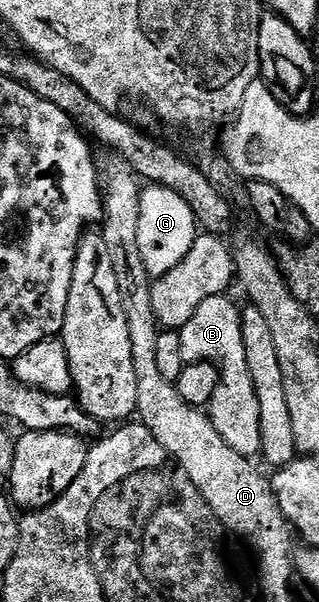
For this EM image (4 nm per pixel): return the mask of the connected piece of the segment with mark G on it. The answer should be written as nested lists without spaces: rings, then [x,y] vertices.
[[[146,185],[139,200],[139,252],[143,255],[143,268],[147,268],[150,279],[156,280],[175,264],[179,264],[191,252],[191,244],[199,233],[199,223],[187,200],[166,186]]]

